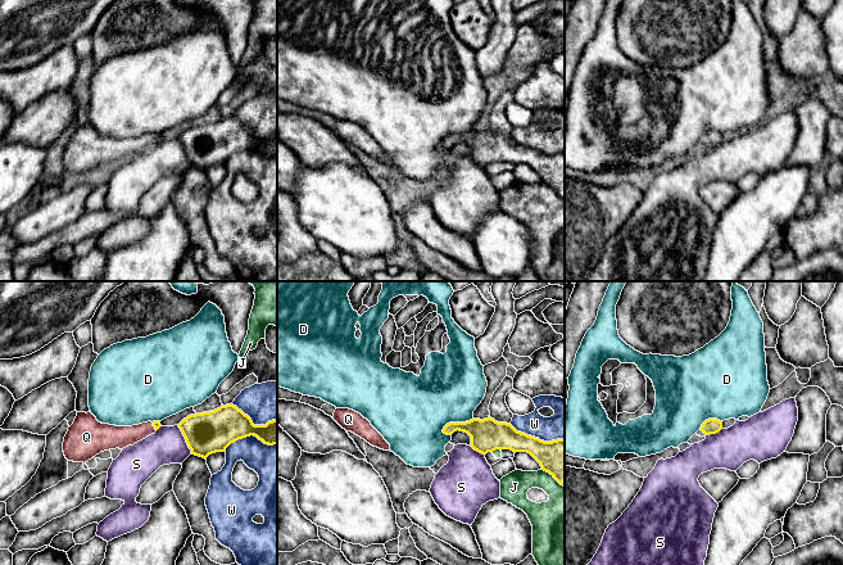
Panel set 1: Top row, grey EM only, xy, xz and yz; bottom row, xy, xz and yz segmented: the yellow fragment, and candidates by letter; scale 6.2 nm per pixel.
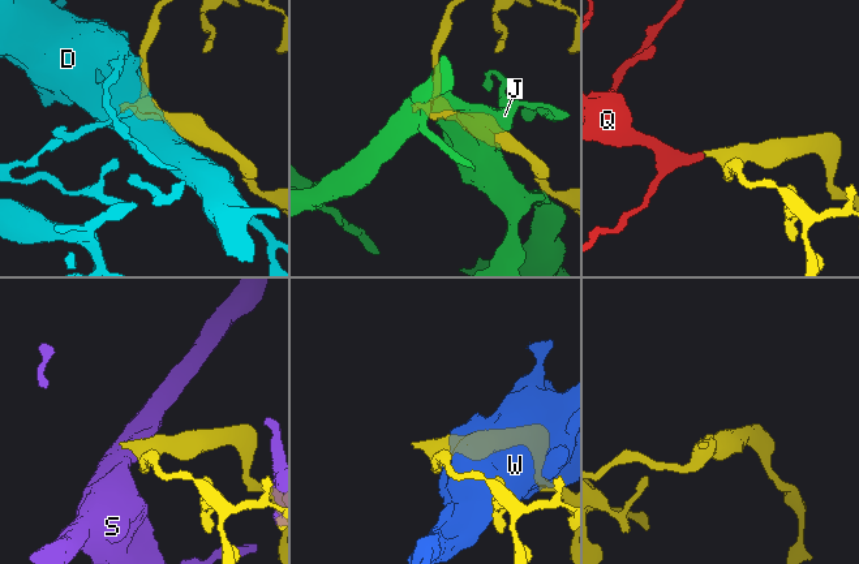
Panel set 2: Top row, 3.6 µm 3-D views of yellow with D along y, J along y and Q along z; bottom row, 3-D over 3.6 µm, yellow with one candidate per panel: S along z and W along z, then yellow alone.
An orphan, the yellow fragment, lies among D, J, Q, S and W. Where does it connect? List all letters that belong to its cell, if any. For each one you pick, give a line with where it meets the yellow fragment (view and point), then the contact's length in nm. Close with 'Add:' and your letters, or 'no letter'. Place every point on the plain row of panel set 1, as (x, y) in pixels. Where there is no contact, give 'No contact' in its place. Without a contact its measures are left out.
Q: Touches yellow at xy (153, 138). Shared border 60 nm
Add: Q

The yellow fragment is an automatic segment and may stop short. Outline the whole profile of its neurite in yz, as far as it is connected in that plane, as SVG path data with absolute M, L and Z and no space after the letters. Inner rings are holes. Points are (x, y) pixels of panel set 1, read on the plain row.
M708 131L706 132L702 139L701 143L706 146L716 146L722 141L722 134L717 132L717 131Z

